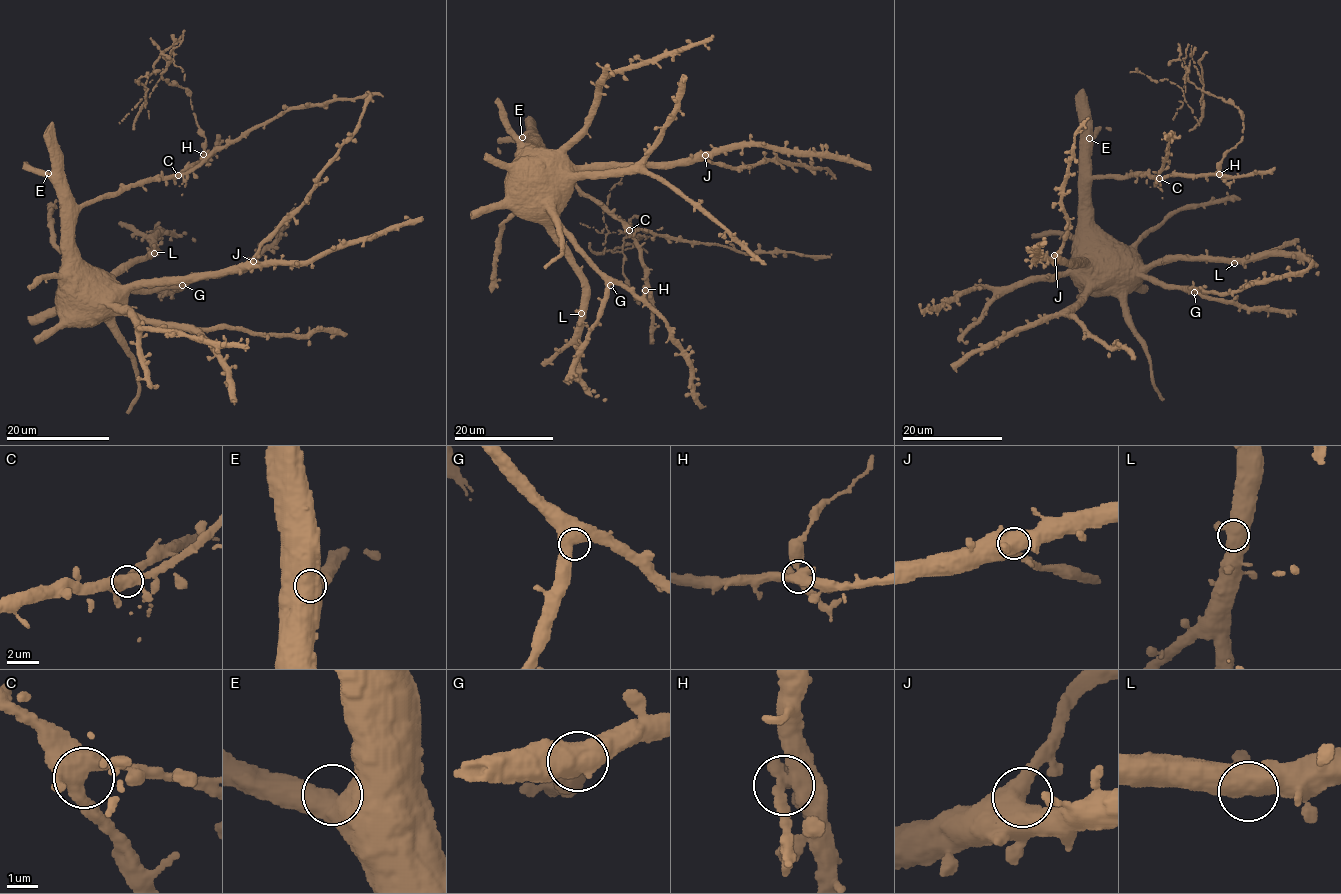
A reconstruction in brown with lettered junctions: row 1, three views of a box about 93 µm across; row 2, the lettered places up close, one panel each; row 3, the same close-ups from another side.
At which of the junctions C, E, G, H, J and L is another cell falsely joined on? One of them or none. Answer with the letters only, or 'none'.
H

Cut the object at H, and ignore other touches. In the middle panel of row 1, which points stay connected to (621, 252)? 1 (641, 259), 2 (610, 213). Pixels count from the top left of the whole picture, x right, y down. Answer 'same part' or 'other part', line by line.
1: other part
2: other part

